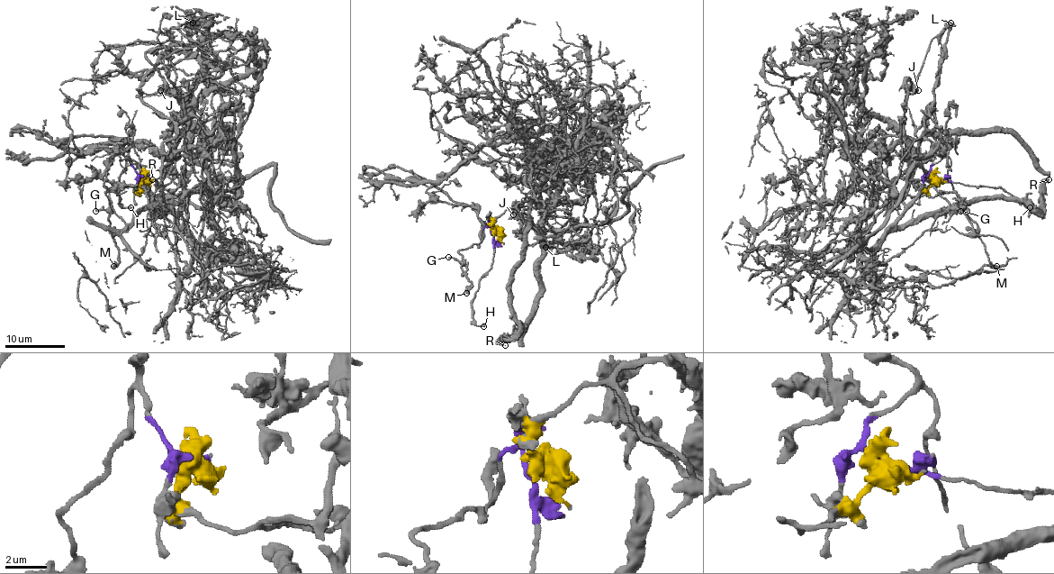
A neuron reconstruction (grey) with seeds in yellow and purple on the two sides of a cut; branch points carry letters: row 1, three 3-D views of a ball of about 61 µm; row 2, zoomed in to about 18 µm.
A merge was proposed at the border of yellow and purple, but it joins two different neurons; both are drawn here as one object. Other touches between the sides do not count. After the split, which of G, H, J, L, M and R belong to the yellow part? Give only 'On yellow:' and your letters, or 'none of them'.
On yellow: J, L, R

